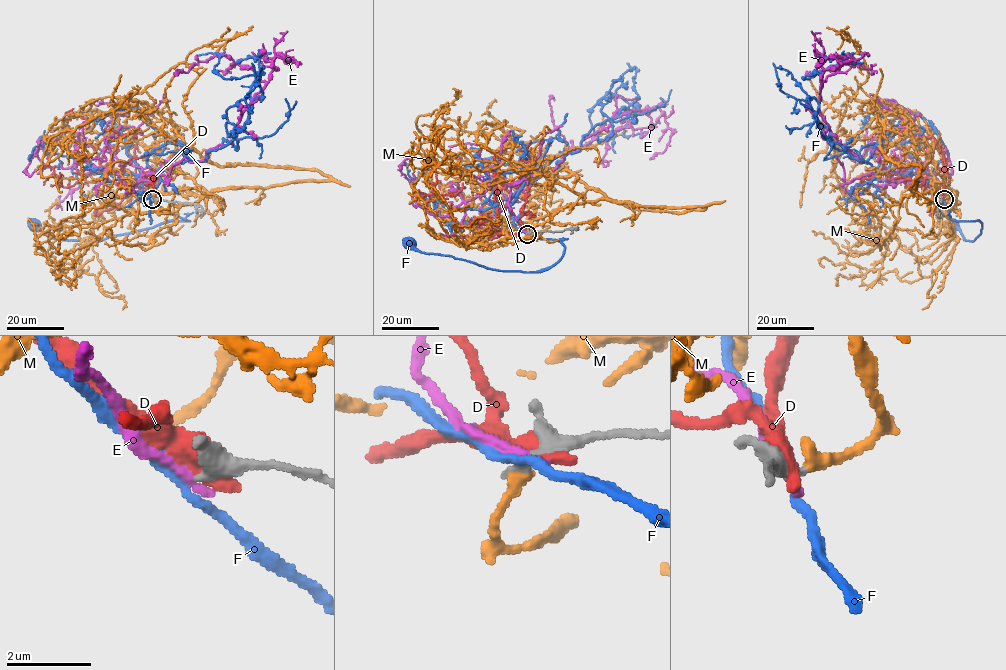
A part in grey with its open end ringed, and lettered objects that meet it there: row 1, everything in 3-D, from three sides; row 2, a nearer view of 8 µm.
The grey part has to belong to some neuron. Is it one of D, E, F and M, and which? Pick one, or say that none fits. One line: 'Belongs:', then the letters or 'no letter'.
Belongs: M

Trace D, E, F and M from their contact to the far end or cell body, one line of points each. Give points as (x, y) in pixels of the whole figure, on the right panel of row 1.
D: (942, 198), (948, 174), (935, 142), (925, 136), (906, 157), (903, 181), (906, 187), (897, 165), (898, 154)
E: (943, 199), (889, 181), (879, 150), (860, 161), (830, 131), (820, 86), (843, 54), (858, 61), (810, 71)
F: (943, 199), (952, 220), (979, 220), (981, 233), (973, 241), (966, 240), (955, 225)
M: (943, 198), (941, 181), (914, 195), (928, 151), (908, 129), (883, 152), (884, 125), (852, 98), (819, 192)

